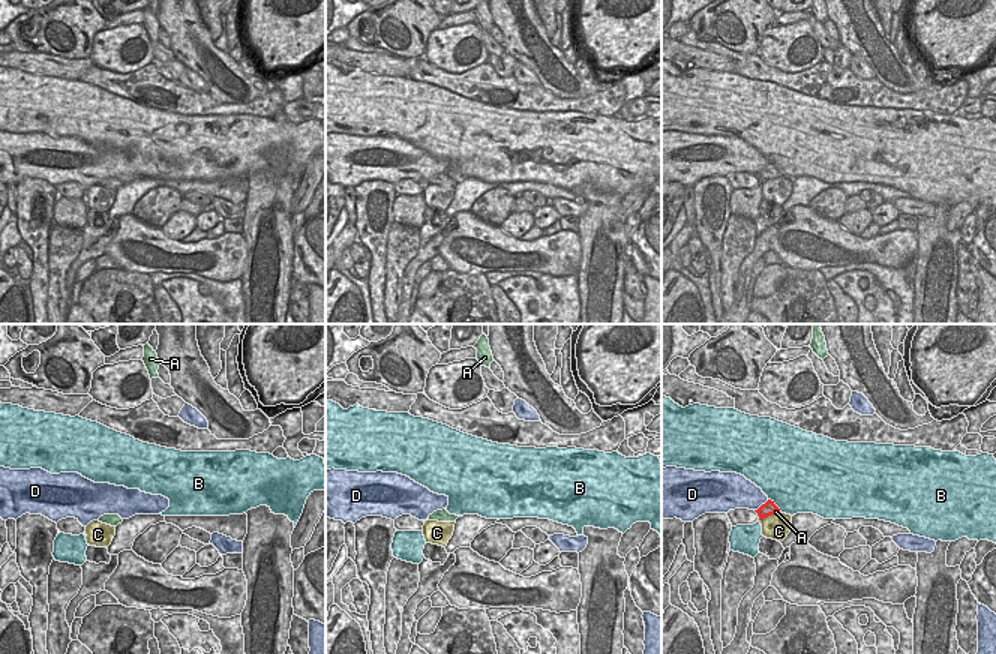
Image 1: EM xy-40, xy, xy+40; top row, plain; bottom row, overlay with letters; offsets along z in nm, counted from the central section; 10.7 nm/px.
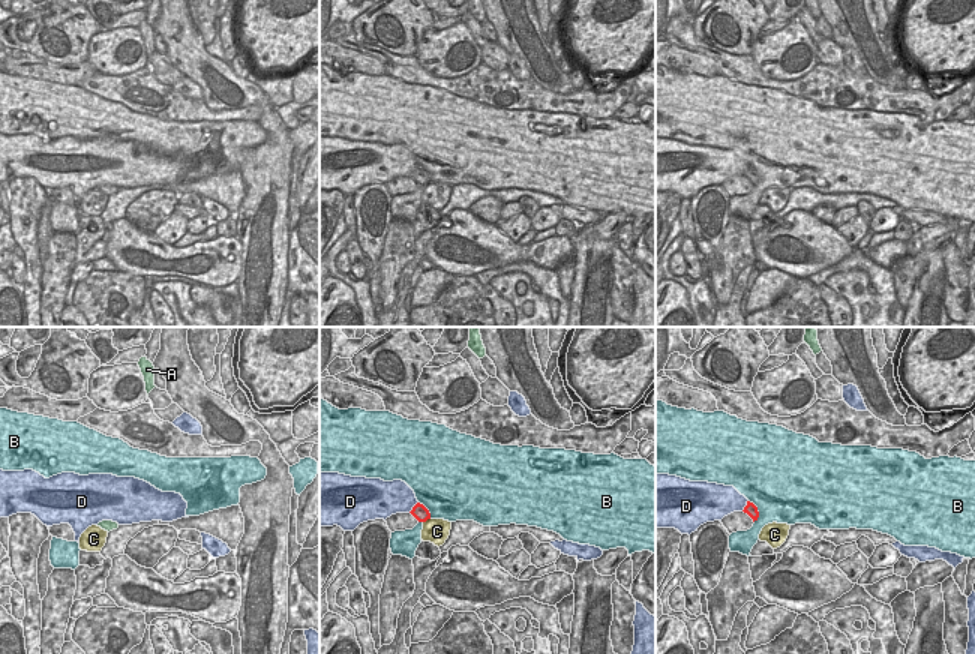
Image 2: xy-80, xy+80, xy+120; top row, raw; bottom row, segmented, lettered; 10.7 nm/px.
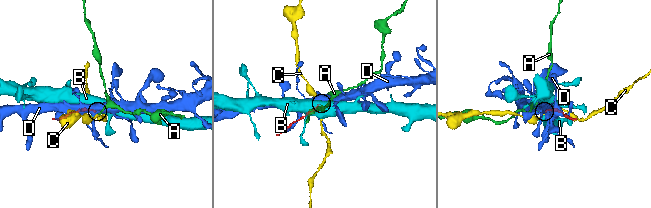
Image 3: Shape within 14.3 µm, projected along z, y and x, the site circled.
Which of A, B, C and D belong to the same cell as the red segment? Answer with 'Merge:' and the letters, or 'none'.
Merge: A.

